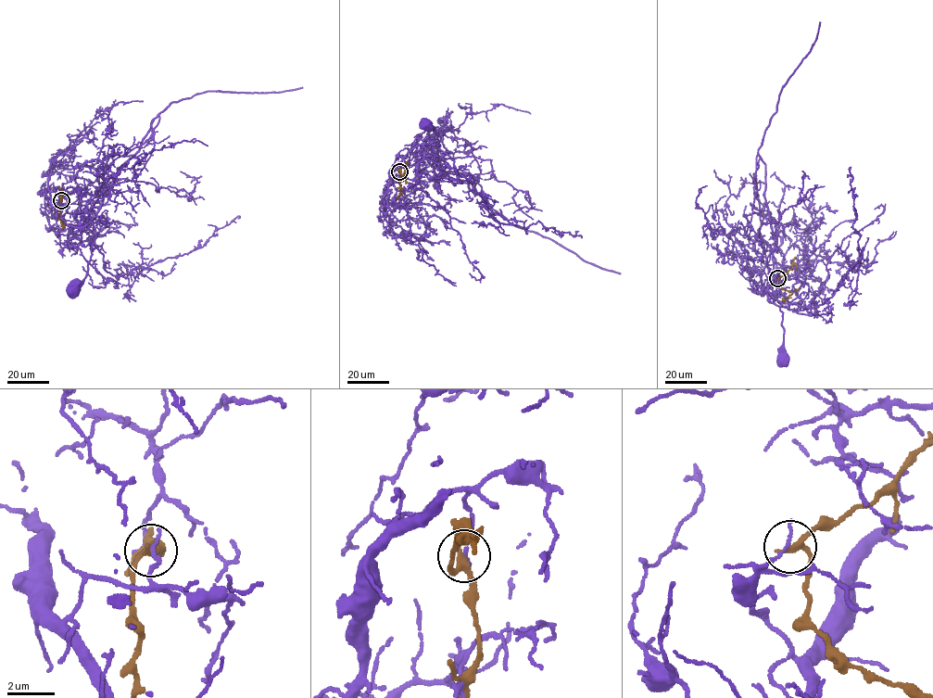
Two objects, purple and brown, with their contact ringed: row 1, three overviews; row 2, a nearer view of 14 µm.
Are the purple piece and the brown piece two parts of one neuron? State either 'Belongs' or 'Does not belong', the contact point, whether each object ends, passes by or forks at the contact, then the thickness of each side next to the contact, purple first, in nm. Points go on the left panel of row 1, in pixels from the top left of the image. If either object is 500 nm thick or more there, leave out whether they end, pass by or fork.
Does not belong. Place: (61, 200). At the ring purple ends. At the ring brown passes by. Thickness 140 nm (purple) against 220 nm

